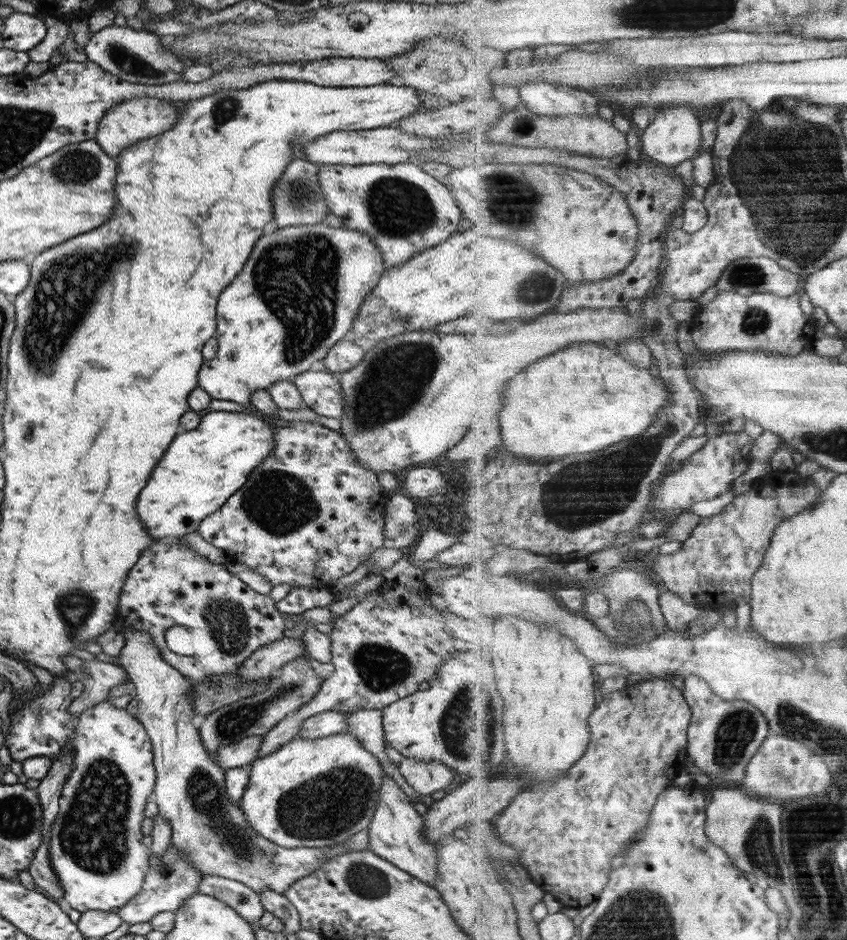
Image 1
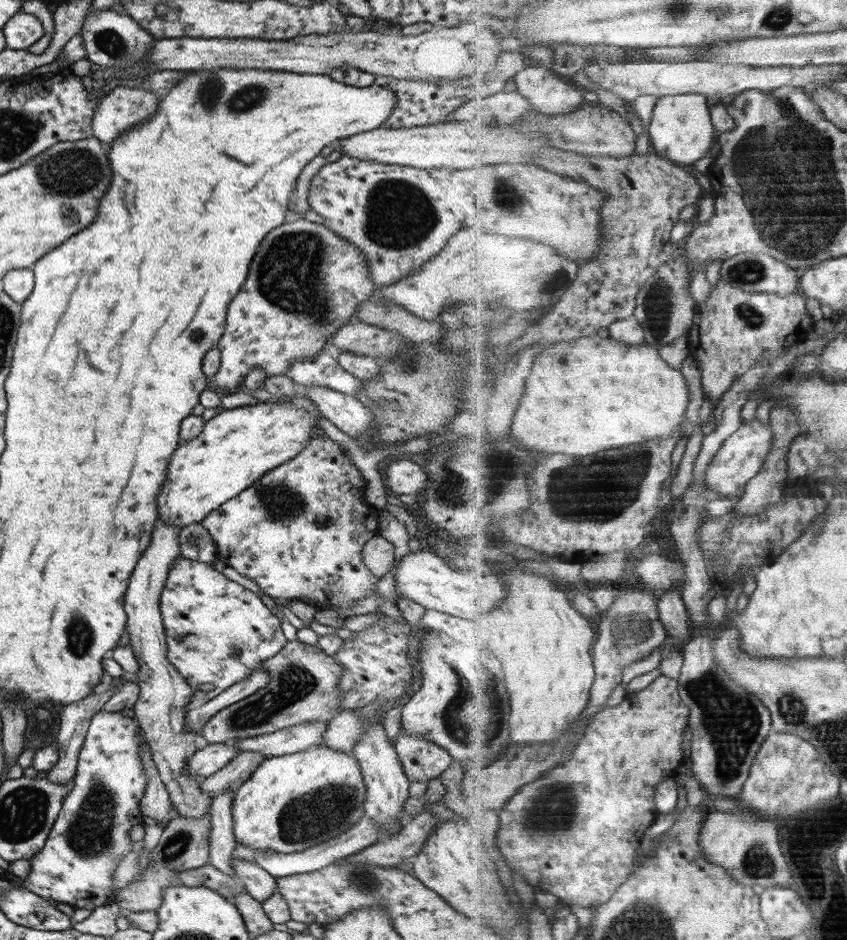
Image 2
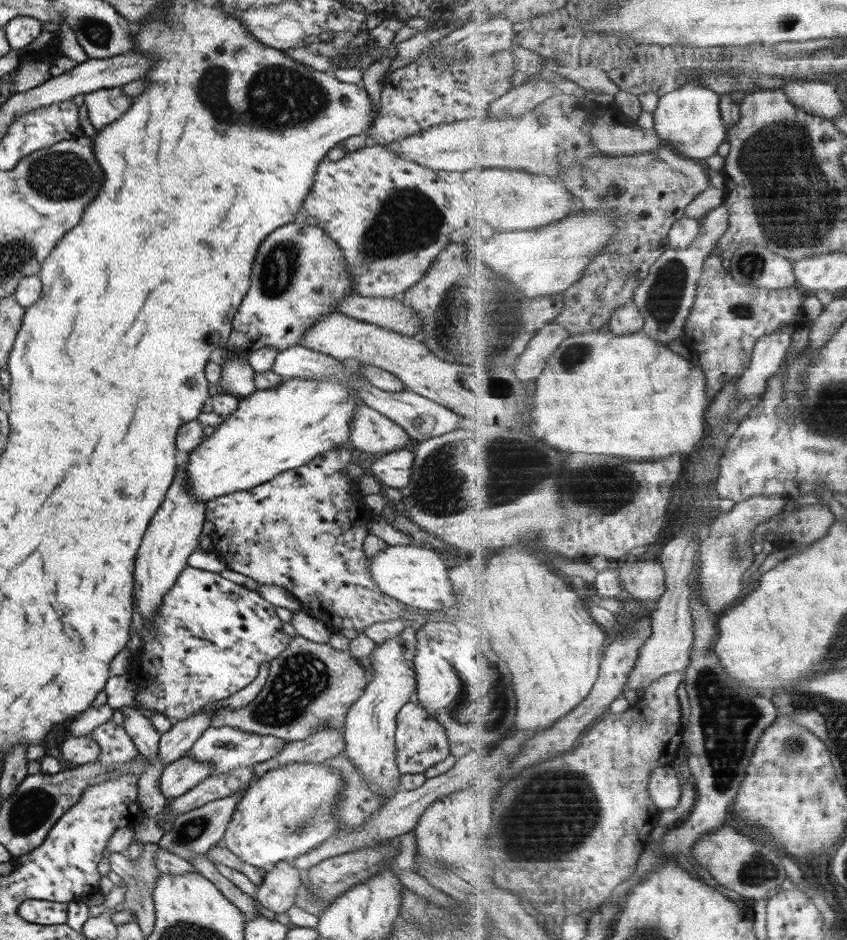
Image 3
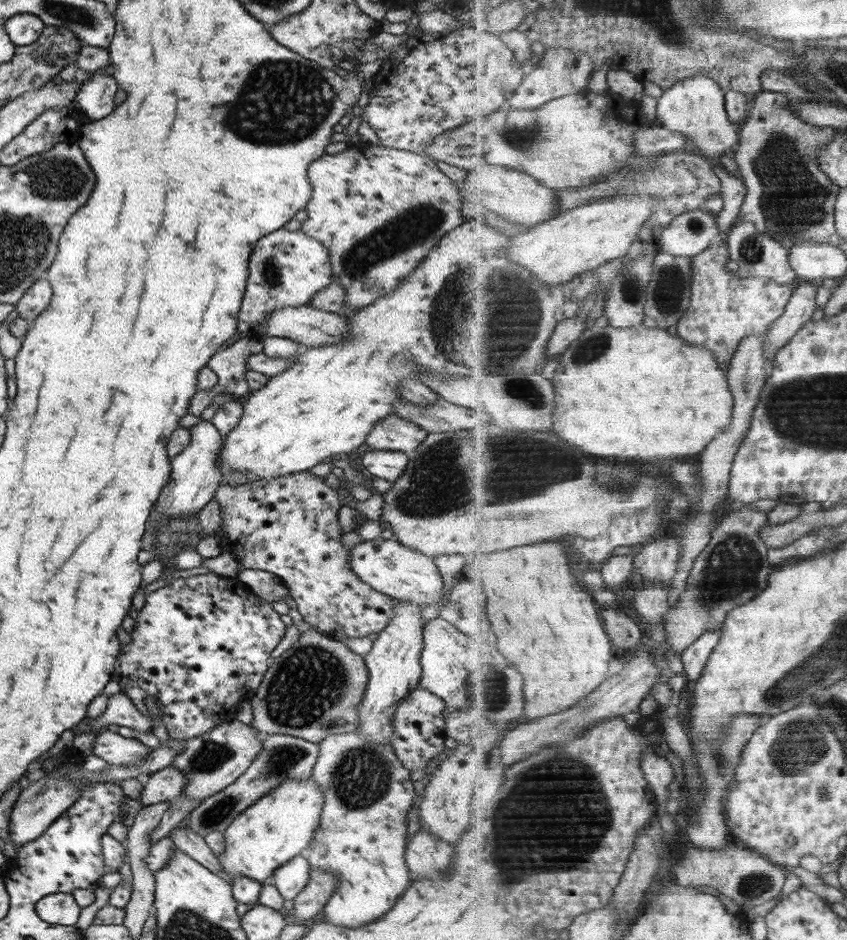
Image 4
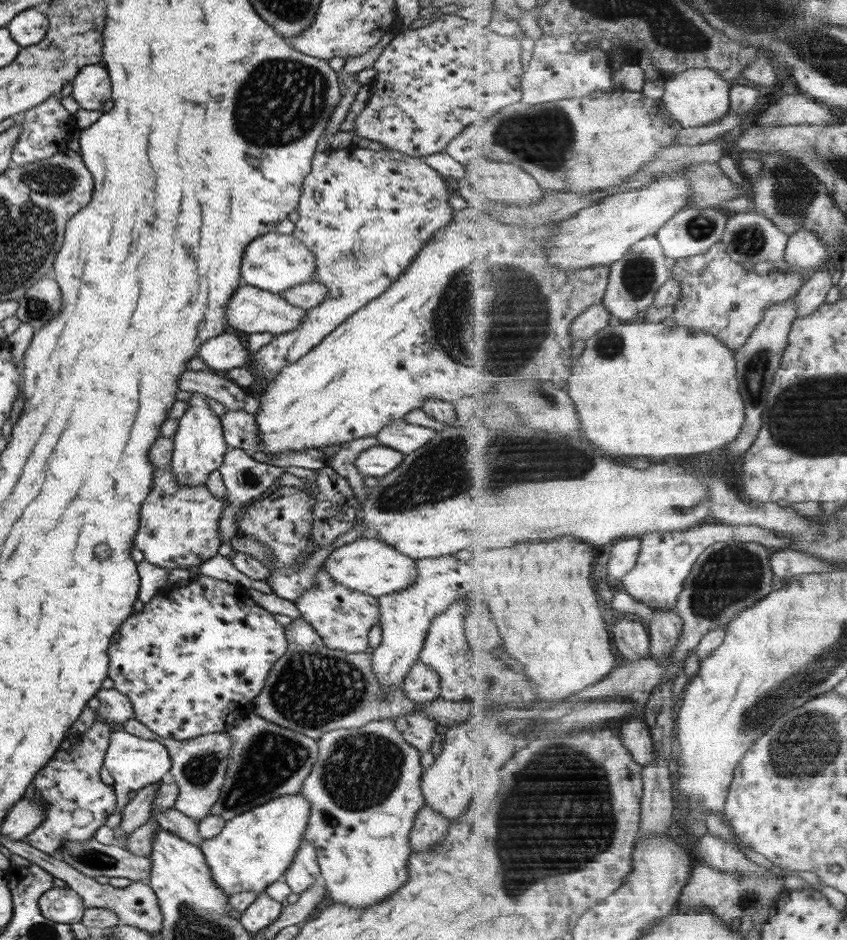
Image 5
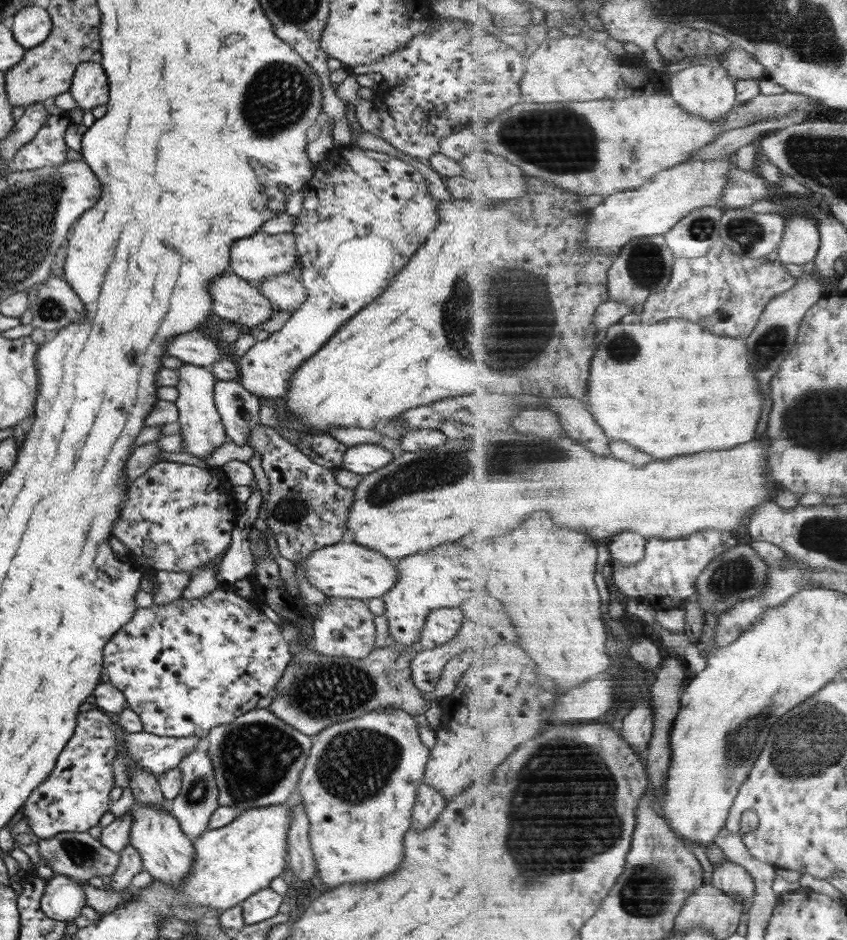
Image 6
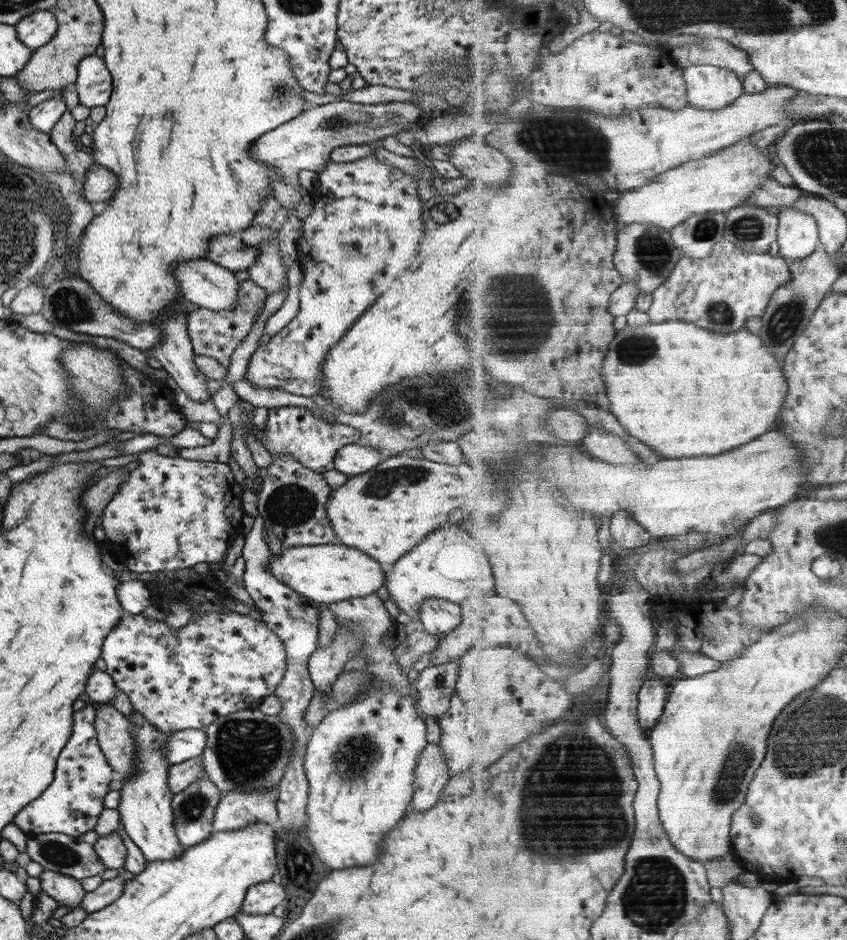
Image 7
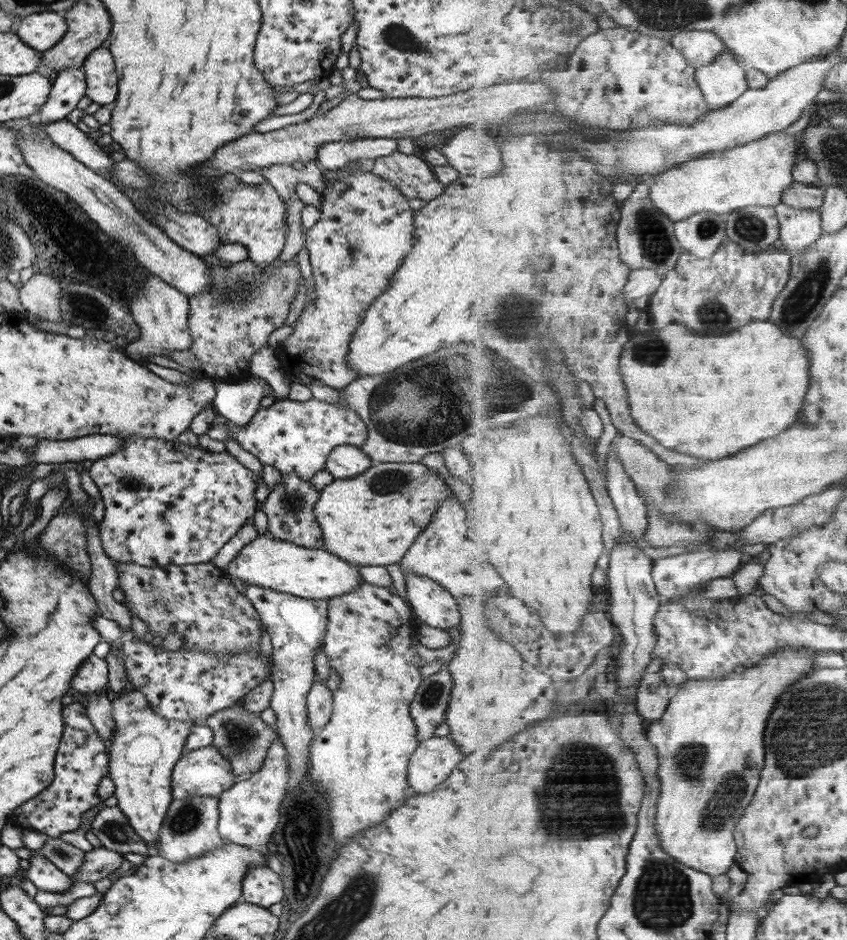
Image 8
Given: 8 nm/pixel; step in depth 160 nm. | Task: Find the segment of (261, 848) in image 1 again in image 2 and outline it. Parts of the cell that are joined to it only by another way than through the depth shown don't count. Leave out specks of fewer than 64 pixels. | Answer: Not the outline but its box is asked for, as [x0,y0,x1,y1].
[123,520,384,879]

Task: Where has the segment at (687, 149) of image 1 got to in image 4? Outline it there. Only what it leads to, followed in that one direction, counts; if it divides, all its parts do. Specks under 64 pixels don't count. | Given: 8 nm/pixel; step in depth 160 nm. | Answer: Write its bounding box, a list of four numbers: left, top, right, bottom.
[657,73,741,157]

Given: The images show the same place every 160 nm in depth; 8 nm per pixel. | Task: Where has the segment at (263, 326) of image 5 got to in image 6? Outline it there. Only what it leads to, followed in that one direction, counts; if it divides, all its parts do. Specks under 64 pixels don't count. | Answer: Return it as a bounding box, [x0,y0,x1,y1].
[208,271,275,326]

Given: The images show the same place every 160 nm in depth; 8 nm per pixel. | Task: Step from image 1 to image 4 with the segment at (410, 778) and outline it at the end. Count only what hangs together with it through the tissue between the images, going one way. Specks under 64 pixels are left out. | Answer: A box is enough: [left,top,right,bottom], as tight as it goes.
[391,684,450,771]

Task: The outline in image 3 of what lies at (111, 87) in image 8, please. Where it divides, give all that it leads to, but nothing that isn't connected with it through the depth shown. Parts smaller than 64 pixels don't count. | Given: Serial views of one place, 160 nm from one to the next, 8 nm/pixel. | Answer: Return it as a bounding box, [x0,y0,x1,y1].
[84,87,133,131]

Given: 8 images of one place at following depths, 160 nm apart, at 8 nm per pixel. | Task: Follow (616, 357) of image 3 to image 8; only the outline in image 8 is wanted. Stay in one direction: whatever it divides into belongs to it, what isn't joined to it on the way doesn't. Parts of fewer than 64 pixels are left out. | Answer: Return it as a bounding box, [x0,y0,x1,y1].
[620,321,811,462]

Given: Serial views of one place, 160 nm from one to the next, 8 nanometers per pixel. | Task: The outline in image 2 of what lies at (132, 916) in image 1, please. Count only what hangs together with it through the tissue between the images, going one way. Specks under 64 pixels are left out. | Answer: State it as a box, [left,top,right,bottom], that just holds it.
[115,812,210,913]

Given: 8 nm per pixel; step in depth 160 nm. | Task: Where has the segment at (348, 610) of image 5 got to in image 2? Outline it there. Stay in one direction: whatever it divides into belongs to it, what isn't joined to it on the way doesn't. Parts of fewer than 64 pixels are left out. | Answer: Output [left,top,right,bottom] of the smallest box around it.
[200,436,378,608]

